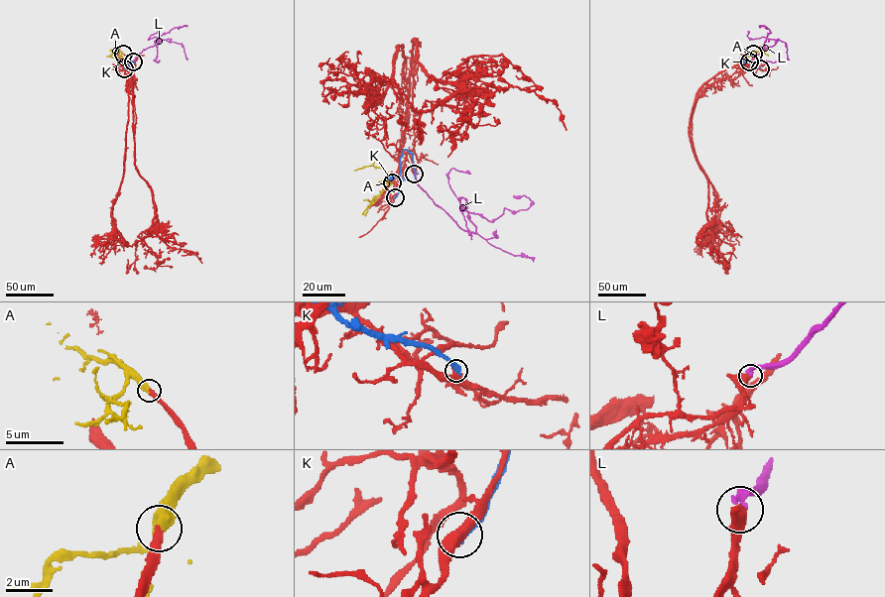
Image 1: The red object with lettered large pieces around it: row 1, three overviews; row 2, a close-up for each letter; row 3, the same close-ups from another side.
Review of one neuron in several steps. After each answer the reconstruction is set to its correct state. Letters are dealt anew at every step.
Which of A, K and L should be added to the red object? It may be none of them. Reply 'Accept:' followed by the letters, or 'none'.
Accept: A

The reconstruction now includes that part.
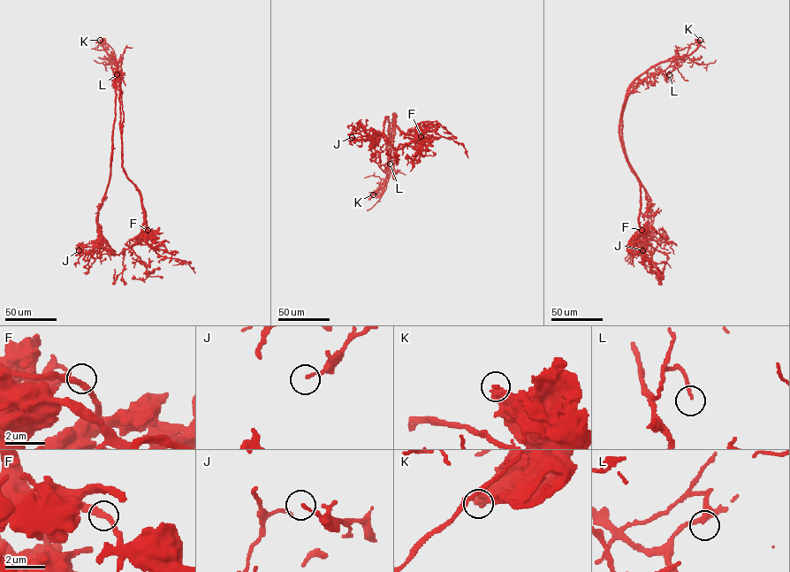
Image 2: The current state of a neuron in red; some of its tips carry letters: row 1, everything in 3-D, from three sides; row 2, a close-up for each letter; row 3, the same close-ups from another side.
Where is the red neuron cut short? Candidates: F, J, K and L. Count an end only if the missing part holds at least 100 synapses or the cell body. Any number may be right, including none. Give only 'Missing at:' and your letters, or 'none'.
Missing at: K

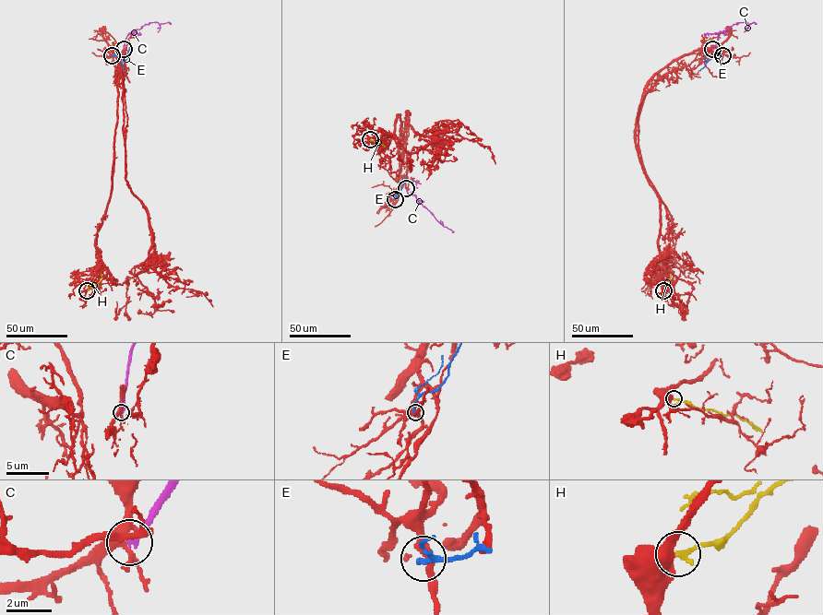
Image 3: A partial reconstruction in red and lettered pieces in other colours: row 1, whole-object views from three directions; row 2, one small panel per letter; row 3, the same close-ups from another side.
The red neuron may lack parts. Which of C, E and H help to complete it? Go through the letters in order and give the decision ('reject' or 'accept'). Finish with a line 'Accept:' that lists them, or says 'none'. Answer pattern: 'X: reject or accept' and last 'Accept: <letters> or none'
C: reject
E: reject
H: reject
Accept: none

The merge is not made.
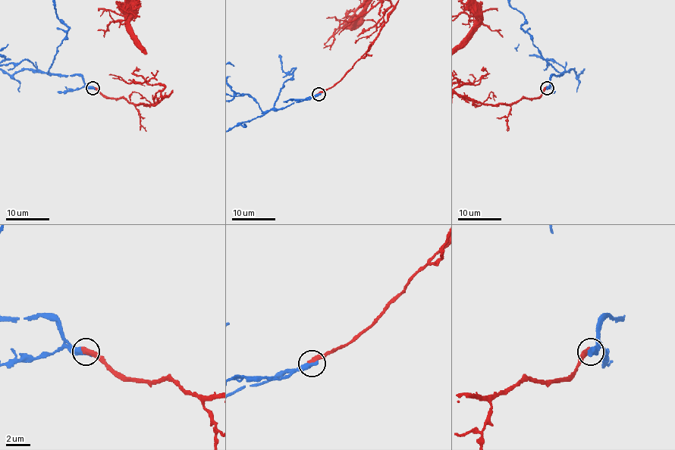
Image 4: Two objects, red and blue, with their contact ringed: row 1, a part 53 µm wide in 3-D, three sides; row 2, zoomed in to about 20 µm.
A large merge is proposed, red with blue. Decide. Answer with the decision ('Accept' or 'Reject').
Reject

